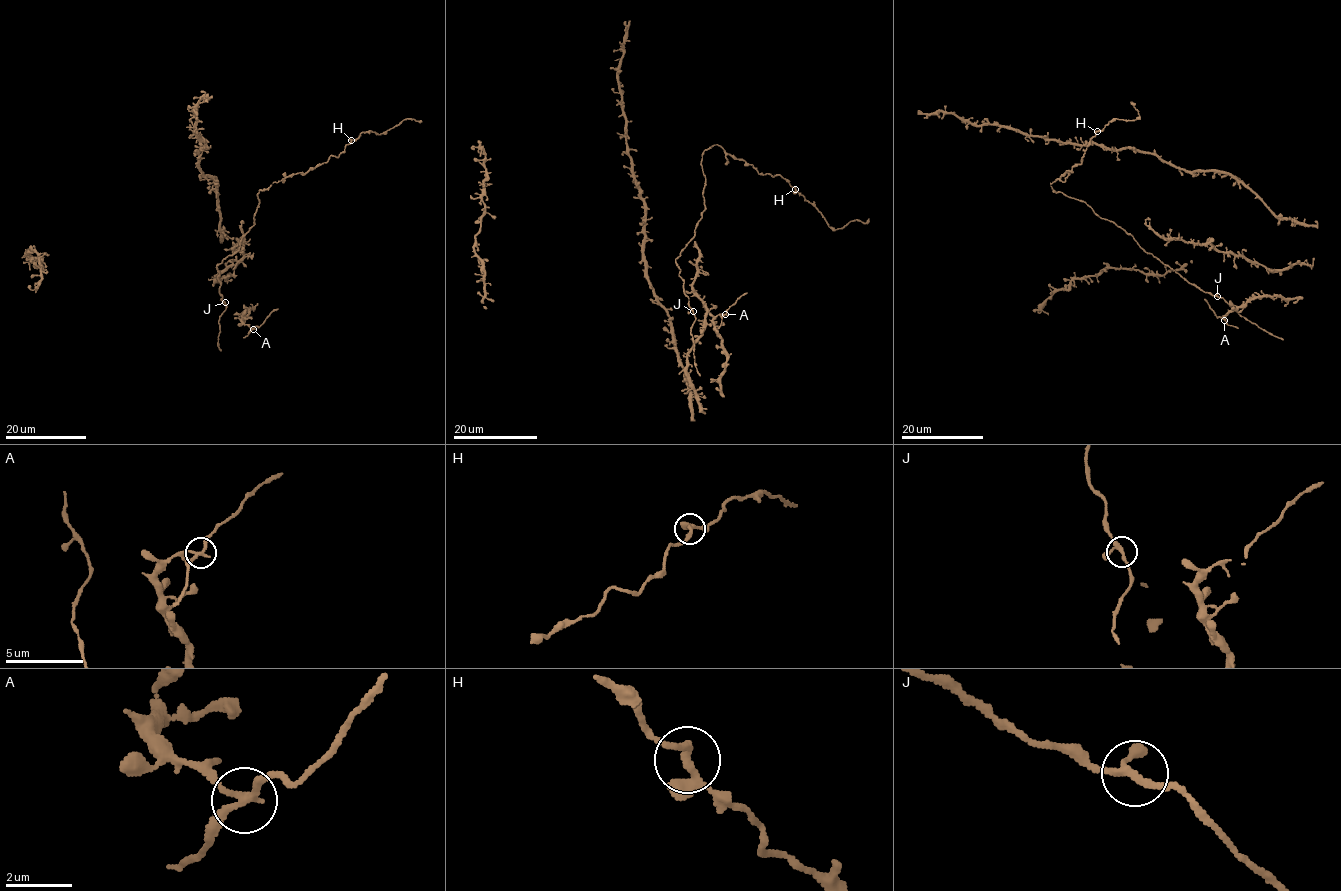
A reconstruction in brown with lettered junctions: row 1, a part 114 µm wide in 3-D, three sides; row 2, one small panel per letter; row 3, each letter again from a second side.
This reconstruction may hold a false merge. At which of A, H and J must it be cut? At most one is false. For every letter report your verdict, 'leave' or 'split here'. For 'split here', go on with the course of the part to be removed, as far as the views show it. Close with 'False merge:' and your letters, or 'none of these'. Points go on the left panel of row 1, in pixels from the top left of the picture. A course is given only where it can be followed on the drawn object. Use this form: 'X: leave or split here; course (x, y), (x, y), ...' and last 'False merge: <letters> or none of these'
A: split here; course (252, 329), (278, 308)
H: leave
J: leave
False merge: A

